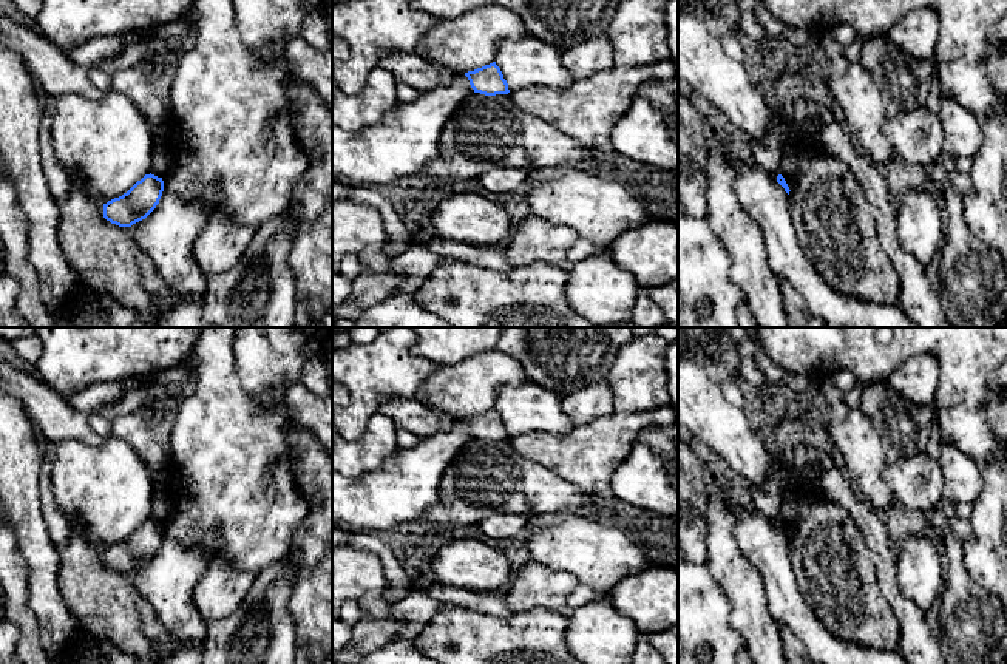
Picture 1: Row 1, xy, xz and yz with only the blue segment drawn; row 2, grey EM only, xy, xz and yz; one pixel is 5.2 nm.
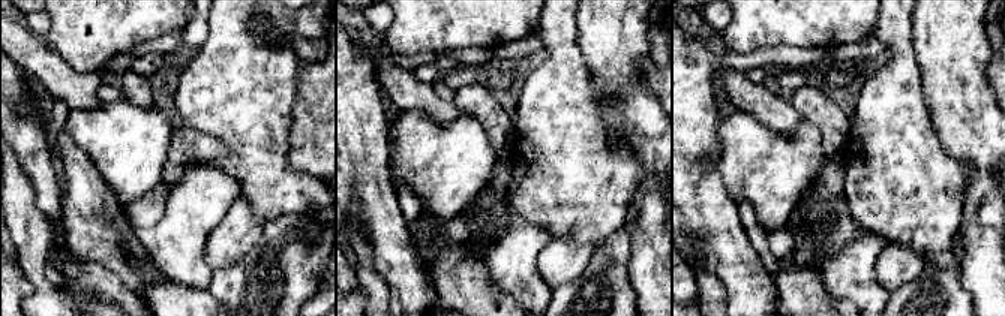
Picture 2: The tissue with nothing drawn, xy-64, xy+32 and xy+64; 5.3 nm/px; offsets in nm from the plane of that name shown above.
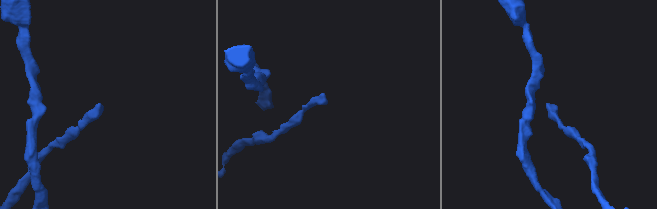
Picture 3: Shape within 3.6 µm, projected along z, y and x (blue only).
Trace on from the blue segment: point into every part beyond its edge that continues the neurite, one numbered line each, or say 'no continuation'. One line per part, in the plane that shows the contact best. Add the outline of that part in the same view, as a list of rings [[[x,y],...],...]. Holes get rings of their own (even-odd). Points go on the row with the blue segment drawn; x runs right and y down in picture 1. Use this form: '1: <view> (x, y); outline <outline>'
no continuation

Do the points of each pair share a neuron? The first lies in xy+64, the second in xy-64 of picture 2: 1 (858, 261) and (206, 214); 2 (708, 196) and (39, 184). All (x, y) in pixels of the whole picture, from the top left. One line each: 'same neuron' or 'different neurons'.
1: same neuron
2: same neuron

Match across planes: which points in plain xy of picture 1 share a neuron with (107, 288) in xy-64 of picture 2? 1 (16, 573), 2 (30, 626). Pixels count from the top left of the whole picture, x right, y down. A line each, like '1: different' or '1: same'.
1: same
2: same

